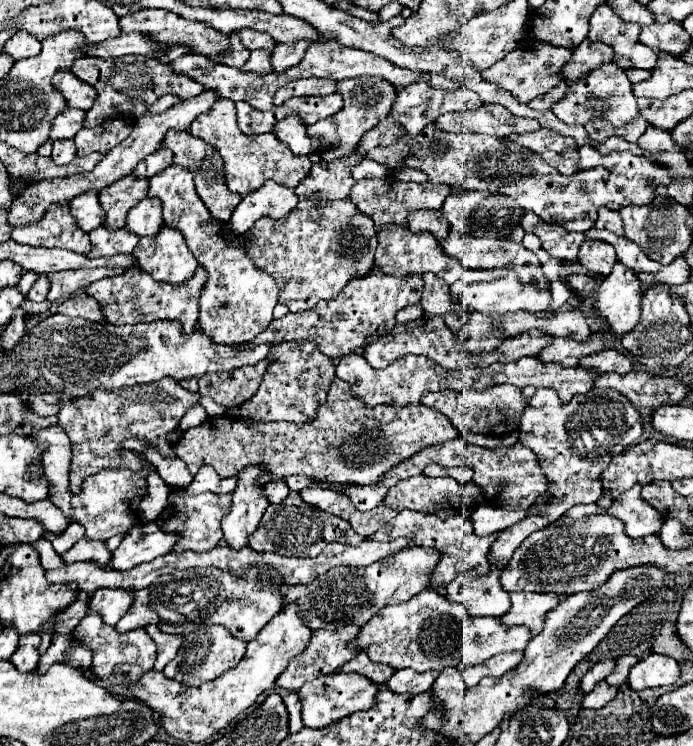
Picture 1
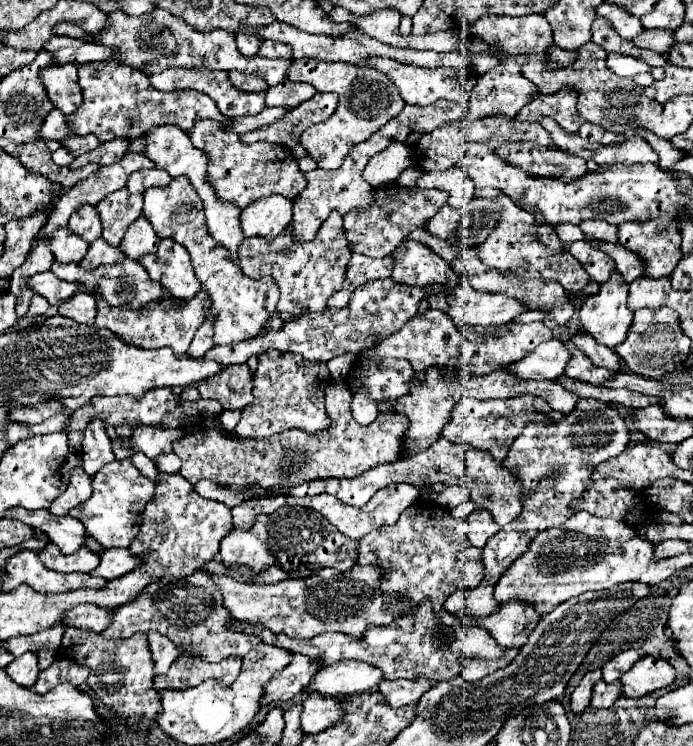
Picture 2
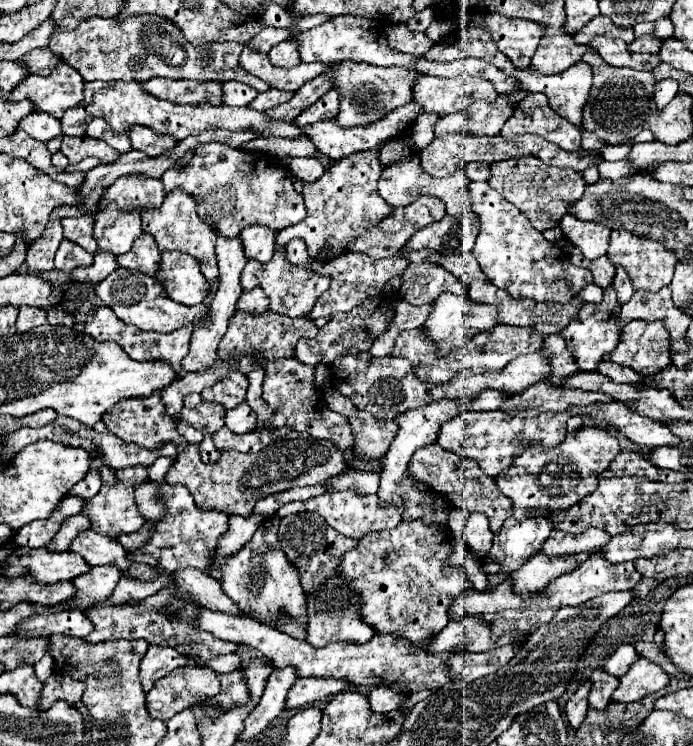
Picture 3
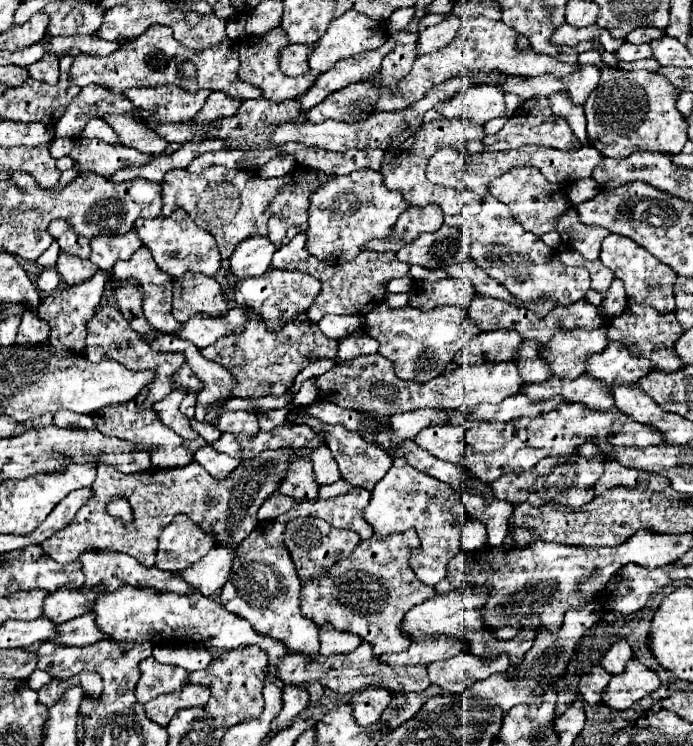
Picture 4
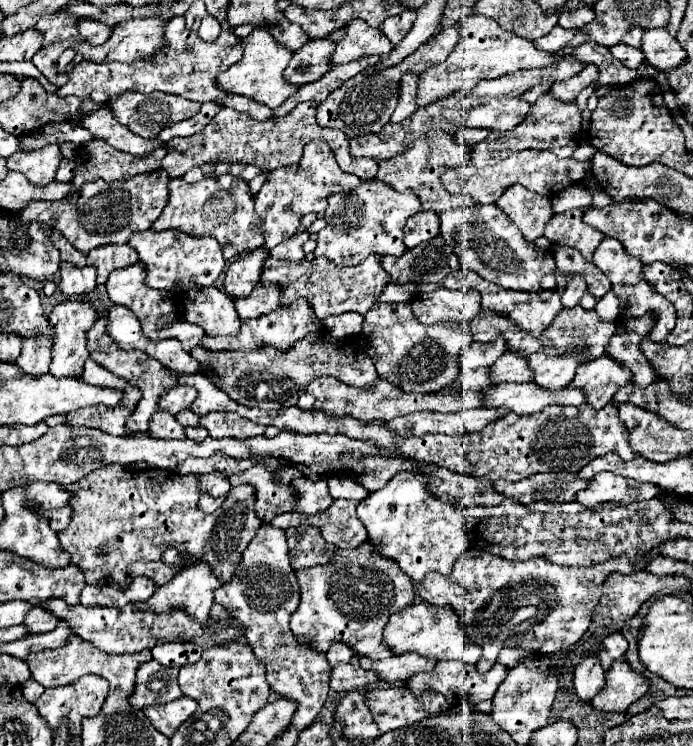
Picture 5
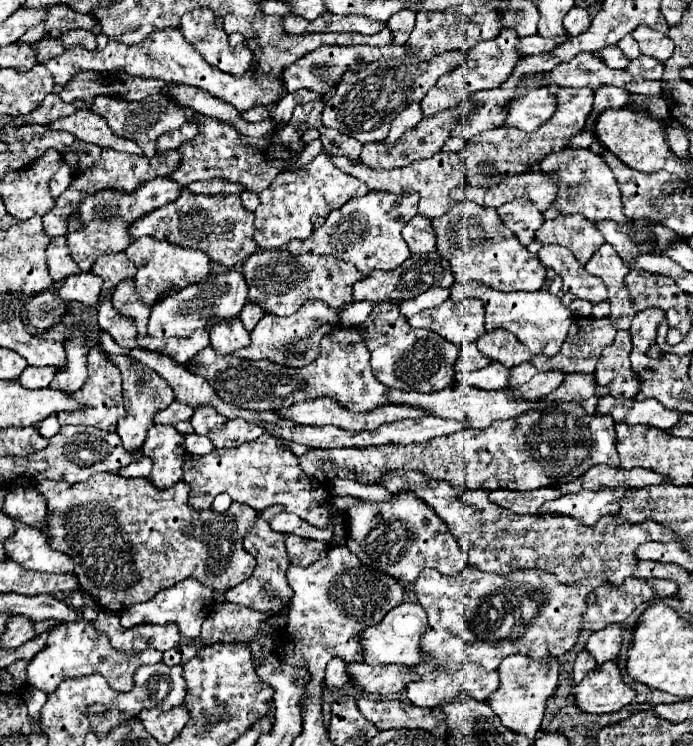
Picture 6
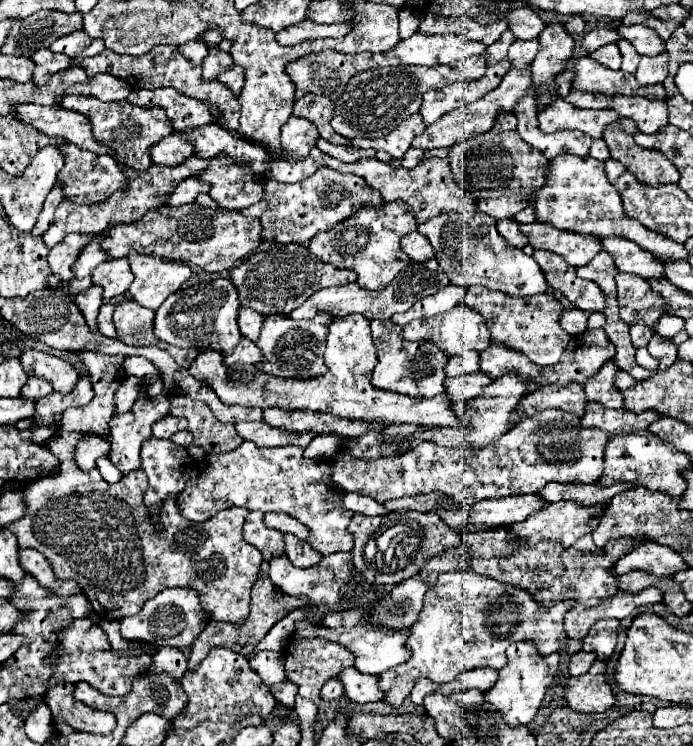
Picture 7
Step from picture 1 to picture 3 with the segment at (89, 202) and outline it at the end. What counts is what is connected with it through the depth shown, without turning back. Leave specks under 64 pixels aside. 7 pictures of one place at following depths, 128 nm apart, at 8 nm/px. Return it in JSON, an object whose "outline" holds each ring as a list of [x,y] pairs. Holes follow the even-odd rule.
{"outline":[[[78,216],[78,218],[62,218],[62,230],[64,238],[78,244],[86,252],[96,252],[96,240],[92,240],[92,224],[94,220],[90,216]]]}

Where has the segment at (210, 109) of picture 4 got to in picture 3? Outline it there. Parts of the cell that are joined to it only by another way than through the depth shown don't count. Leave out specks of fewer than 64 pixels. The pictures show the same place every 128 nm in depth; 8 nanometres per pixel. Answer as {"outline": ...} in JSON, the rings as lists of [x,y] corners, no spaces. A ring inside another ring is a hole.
{"outline":[[[230,80],[228,84],[222,84],[222,102],[226,106],[248,106],[256,98],[256,90],[248,88],[246,84],[240,84],[236,80]]]}

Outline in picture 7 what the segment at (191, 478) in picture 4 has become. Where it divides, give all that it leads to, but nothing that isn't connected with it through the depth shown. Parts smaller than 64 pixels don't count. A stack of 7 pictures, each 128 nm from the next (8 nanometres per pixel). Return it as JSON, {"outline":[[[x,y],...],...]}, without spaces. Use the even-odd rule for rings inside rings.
{"outline":[[[60,430],[50,442],[48,450],[60,458],[62,470],[54,478],[44,478],[32,482],[24,490],[26,512],[20,520],[6,526],[16,534],[20,548],[34,548],[44,554],[58,580],[74,580],[88,596],[92,610],[102,620],[122,620],[126,616],[138,614],[146,600],[154,598],[164,588],[194,588],[200,594],[200,606],[216,622],[242,624],[250,614],[250,592],[260,572],[262,556],[258,548],[248,544],[242,538],[242,524],[248,514],[244,508],[232,508],[220,512],[204,524],[192,524],[180,516],[176,508],[176,498],[170,500],[170,506],[164,506],[162,522],[164,530],[158,534],[154,524],[148,520],[148,510],[144,506],[144,488],[146,476],[142,470],[136,470],[136,488],[112,488],[106,484],[98,472],[82,472],[76,466],[74,450],[78,441],[84,436],[82,432]]]}

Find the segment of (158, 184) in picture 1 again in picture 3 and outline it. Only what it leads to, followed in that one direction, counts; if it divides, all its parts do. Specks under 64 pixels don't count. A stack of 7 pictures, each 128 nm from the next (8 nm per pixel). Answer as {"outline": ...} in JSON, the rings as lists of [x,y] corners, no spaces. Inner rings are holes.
{"outline":[[[180,190],[170,192],[170,194],[166,194],[166,200],[160,208],[156,208],[152,212],[142,212],[142,230],[146,234],[154,236],[160,252],[176,250],[182,254],[190,254],[200,264],[204,278],[208,282],[218,280],[218,264],[216,264],[216,254],[214,254],[216,232],[212,232],[212,228],[208,228],[208,224],[204,224],[200,220],[200,216],[196,214],[196,202],[186,192],[180,192]],[[252,290],[252,292],[242,292],[238,300],[238,310],[246,312],[266,312],[268,310],[268,300],[264,300],[264,292]]]}

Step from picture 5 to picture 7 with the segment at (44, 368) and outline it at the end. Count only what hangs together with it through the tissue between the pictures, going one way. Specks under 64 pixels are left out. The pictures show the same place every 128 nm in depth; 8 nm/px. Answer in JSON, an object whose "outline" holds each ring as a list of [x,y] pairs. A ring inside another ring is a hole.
{"outline":[[[28,378],[26,386],[22,388],[22,398],[28,398],[28,400],[40,400],[50,394],[52,394],[52,384],[40,378]]]}

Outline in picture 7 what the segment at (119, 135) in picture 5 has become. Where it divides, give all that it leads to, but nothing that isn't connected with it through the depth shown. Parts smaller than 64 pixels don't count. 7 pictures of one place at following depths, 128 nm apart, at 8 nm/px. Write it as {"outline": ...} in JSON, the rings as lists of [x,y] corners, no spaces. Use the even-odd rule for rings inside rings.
{"outline":[[[16,104],[14,112],[16,112],[16,120],[30,124],[38,132],[64,138],[66,142],[76,144],[82,150],[108,152],[108,148],[92,140],[88,118],[80,116],[78,112],[56,108],[56,106],[34,106],[34,104]]]}

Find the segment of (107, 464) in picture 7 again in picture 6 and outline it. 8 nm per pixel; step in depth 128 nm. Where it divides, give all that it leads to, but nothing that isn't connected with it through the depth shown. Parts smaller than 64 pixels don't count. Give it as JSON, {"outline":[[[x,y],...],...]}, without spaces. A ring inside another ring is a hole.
{"outline":[[[140,458],[140,460],[128,464],[126,468],[120,468],[118,474],[124,476],[124,478],[136,478],[136,476],[148,478],[148,472],[150,472],[150,470],[152,470],[152,460],[148,460],[148,458]]]}

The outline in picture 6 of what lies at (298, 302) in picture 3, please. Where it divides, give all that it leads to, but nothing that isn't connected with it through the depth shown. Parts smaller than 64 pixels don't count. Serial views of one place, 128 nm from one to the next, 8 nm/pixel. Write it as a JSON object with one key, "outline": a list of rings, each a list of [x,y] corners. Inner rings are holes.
{"outline":[[[248,302],[244,308],[242,308],[242,312],[240,312],[240,320],[242,320],[242,324],[244,324],[244,328],[250,332],[256,324],[258,324],[258,320],[264,316],[264,310],[260,308],[260,306],[256,306],[256,304],[252,304],[252,302]]]}

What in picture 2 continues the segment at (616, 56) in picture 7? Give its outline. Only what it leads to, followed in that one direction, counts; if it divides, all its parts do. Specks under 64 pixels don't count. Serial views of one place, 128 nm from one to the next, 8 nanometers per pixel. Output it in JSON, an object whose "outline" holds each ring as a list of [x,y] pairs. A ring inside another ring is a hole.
{"outline":[[[642,30],[636,40],[632,40],[638,48],[654,50],[658,54],[666,54],[668,48],[676,42],[674,32],[664,32],[664,30]]]}

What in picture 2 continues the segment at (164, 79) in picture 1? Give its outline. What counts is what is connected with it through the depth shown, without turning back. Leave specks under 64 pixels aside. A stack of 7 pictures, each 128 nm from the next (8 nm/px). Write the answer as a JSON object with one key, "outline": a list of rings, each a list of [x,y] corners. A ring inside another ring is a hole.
{"outline":[[[82,64],[78,66],[78,76],[84,102],[74,114],[66,116],[66,124],[78,136],[96,134],[102,142],[114,138],[134,140],[148,128],[162,124],[174,124],[184,132],[190,132],[200,120],[224,120],[222,112],[210,96],[198,92],[156,92],[148,84],[148,76],[144,76],[142,72],[132,72],[132,68],[124,68],[122,64]]]}

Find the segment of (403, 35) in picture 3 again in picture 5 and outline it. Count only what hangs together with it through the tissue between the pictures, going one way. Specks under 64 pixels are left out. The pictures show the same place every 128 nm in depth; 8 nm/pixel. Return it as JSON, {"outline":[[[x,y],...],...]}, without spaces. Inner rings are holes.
{"outline":[[[404,76],[402,80],[402,92],[400,92],[400,104],[396,108],[396,112],[392,114],[392,120],[394,124],[406,120],[412,112],[418,110],[418,104],[416,104],[416,86],[418,86],[418,78],[416,76]]]}

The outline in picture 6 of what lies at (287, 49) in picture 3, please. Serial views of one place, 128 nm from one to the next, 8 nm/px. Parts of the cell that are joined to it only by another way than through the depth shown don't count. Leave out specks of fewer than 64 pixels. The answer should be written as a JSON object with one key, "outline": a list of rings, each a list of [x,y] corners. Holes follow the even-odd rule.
{"outline":[[[408,44],[402,46],[388,46],[388,48],[372,48],[372,46],[324,46],[318,48],[316,52],[310,52],[306,56],[302,56],[300,60],[296,60],[294,64],[290,64],[284,70],[284,86],[288,92],[298,92],[300,88],[318,92],[320,96],[328,98],[334,94],[340,78],[344,76],[344,72],[360,62],[376,62],[376,60],[390,60],[390,58],[402,58],[406,56],[410,50]]]}

